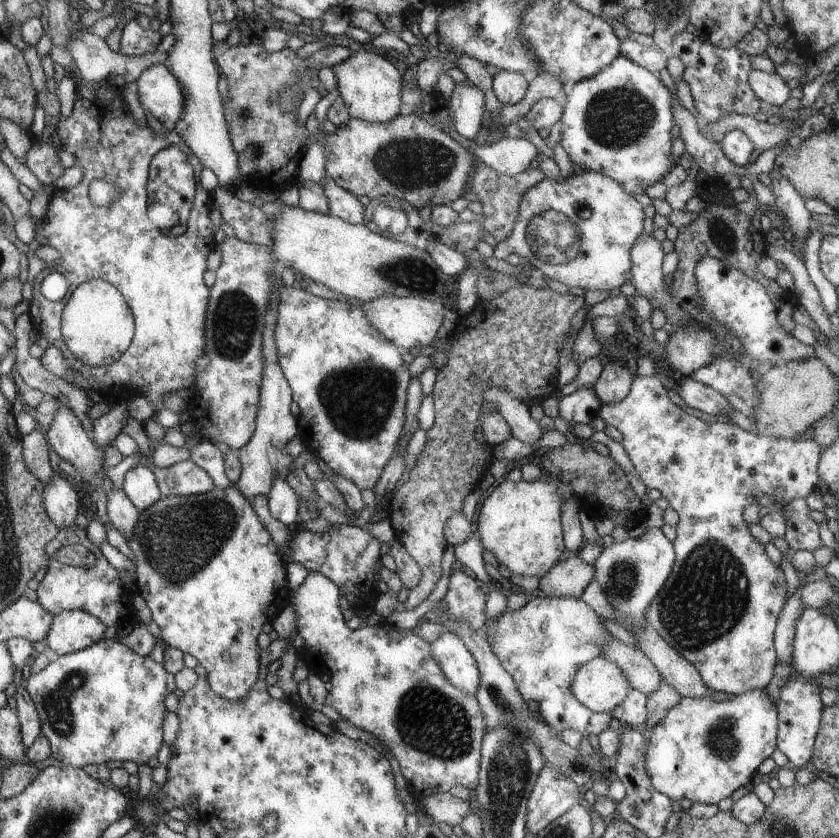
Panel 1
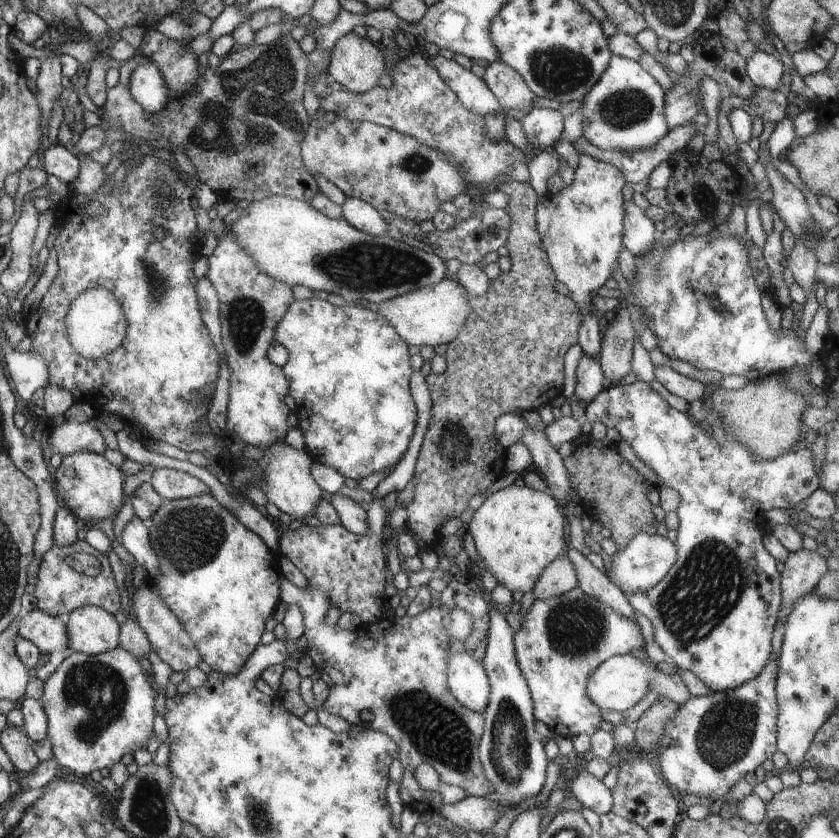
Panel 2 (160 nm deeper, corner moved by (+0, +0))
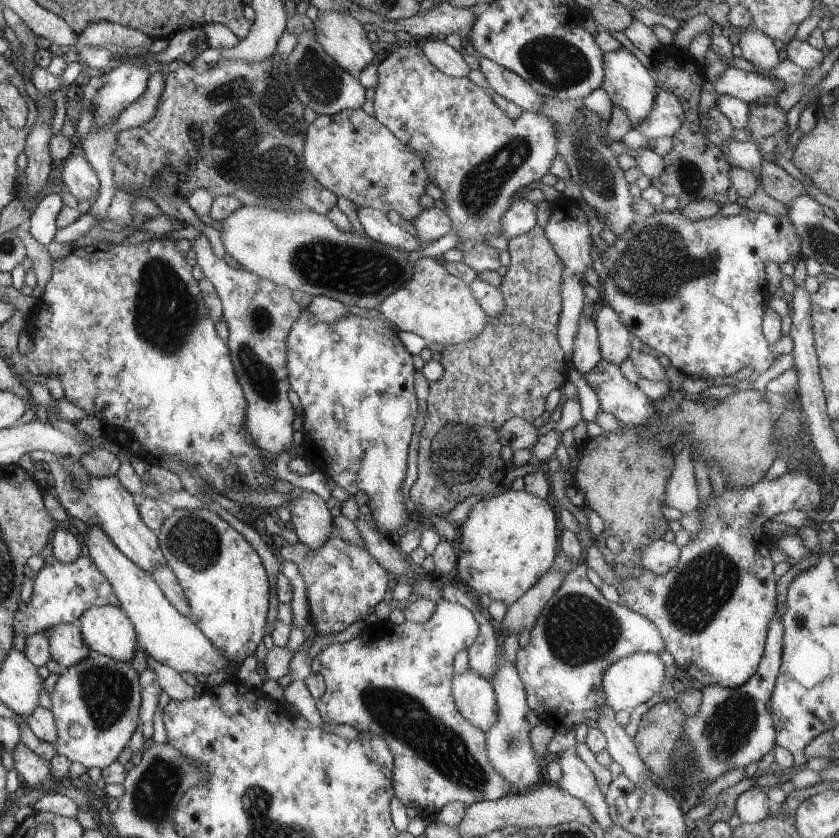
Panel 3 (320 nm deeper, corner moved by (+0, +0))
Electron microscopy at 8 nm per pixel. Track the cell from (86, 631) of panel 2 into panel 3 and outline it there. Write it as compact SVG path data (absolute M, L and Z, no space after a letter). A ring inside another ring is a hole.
M106 605L103 607L92 607L79 618L78 626L82 628L83 637L87 641L91 652L95 652L123 663L131 663L138 645L138 632L135 625L124 614L120 606Z

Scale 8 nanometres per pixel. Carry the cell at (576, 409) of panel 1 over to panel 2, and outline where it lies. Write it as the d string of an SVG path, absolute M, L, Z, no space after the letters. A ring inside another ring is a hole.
M584 355L577 366L574 397L588 404L605 384L605 374L596 357Z

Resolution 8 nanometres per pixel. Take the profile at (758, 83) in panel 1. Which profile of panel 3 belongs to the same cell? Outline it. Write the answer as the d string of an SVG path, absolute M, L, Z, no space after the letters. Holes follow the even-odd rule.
M756 27L742 29L737 45L741 56L762 72L773 69L780 62L779 44Z

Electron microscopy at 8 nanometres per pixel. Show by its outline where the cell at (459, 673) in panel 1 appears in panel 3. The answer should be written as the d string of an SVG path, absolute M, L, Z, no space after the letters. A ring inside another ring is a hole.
M466 670L451 687L462 716L477 729L486 732L497 721L497 696L486 677Z

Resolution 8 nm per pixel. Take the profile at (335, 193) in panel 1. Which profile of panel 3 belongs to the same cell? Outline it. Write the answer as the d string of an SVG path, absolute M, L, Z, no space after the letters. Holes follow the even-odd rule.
M359 207L357 217L365 234L377 243L408 253L421 248L418 239L402 226L390 222L385 212L370 207Z

